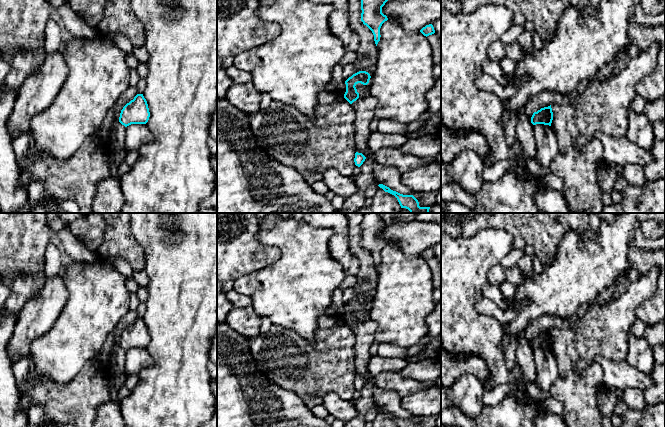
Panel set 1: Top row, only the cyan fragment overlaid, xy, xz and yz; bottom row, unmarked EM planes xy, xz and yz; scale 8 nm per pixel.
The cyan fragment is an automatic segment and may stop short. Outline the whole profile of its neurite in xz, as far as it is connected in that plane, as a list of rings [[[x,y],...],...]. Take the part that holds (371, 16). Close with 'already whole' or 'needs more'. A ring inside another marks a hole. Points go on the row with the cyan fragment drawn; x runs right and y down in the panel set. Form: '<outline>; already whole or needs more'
[[[361,0],[361,21],[366,25],[374,35],[374,41],[377,46],[380,41],[380,28],[388,20],[382,13],[382,7],[388,0]]]; already whole

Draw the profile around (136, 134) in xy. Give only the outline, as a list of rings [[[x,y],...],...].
[[[131,124],[126,127],[125,145],[128,150],[138,150],[143,144],[154,140],[146,124]]]

